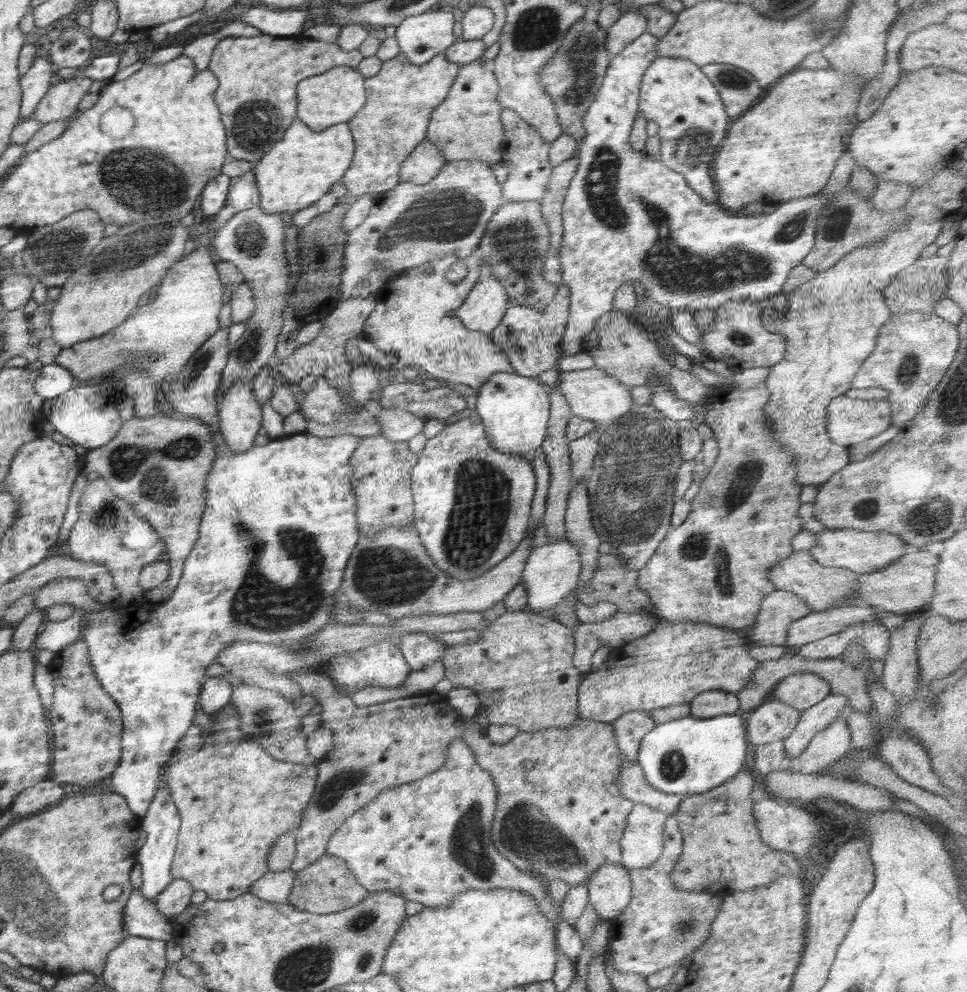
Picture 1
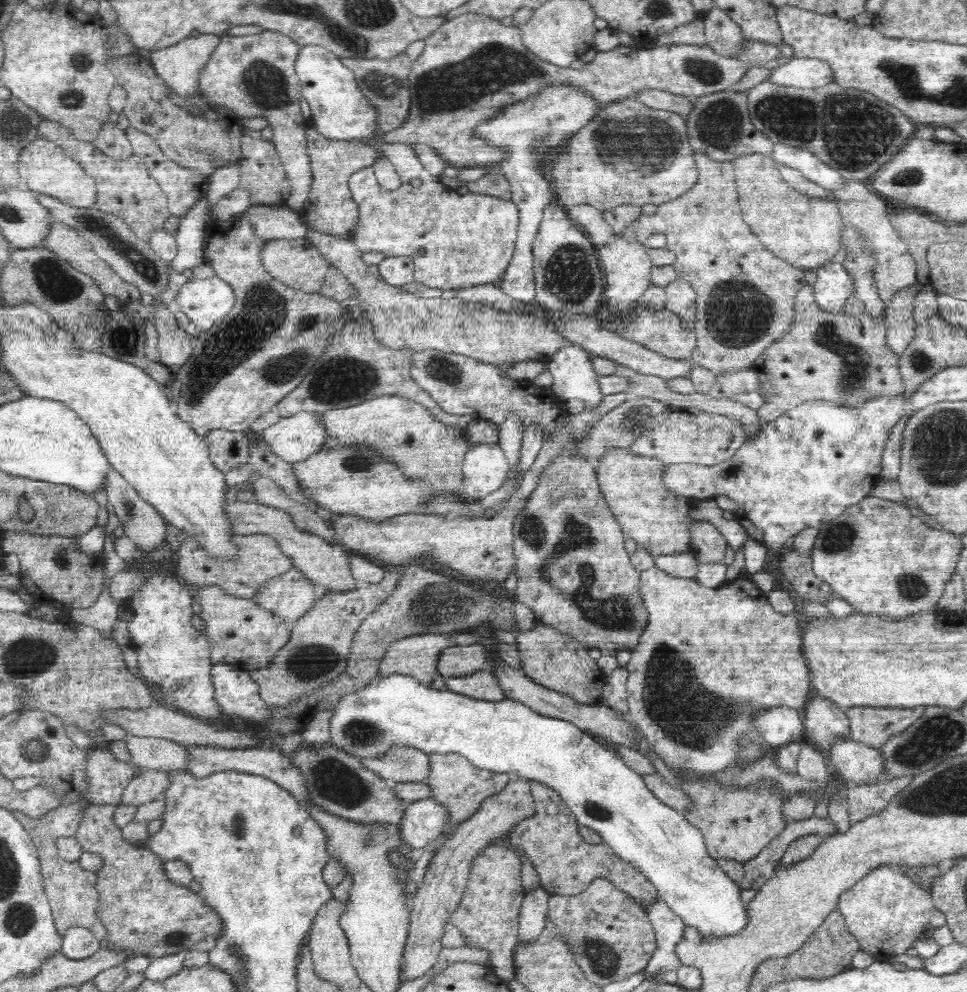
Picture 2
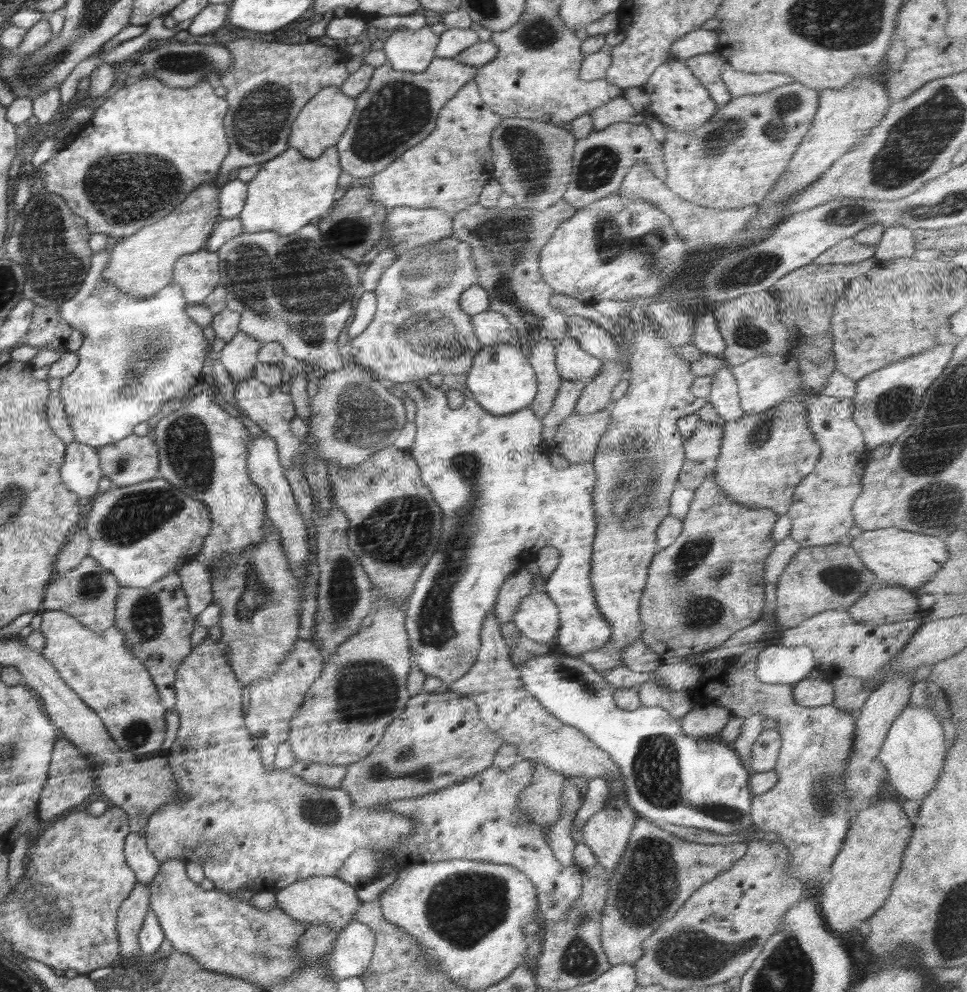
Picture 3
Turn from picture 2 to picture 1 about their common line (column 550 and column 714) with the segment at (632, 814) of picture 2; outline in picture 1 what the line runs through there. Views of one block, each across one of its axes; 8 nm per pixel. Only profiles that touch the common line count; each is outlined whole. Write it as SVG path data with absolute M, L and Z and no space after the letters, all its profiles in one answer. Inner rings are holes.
M724 714L712 718L685 716L663 723L655 723L654 728L642 737L637 754L637 763L643 770L644 780L656 790L666 794L704 794L734 778L745 765L748 750L746 723L740 715Z

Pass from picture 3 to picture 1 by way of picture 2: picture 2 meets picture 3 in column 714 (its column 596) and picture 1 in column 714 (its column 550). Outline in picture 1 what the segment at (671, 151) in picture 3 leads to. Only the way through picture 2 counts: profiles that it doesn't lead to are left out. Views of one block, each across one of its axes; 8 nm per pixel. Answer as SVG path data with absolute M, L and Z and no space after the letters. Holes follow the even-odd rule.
M830 66L823 69L797 68L784 75L761 100L736 121L730 122L726 138L712 162L713 181L718 193L717 203L722 210L734 211L760 201L762 205L777 205L794 198L816 195L825 187L836 160L848 148L856 124L860 94L868 83L852 73L838 73Z

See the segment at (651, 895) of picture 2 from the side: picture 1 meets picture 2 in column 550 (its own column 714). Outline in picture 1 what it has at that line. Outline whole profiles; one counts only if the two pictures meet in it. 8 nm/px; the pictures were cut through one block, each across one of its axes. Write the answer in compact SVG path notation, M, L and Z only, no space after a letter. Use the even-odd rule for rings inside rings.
M741 771L720 786L704 794L686 796L680 801L672 816L676 817L682 833L683 851L675 867L669 872L670 880L678 890L691 890L708 894L729 895L746 889L761 888L784 875L802 878L804 871L794 855L771 849L758 837L757 820L752 815L754 778L748 771Z

